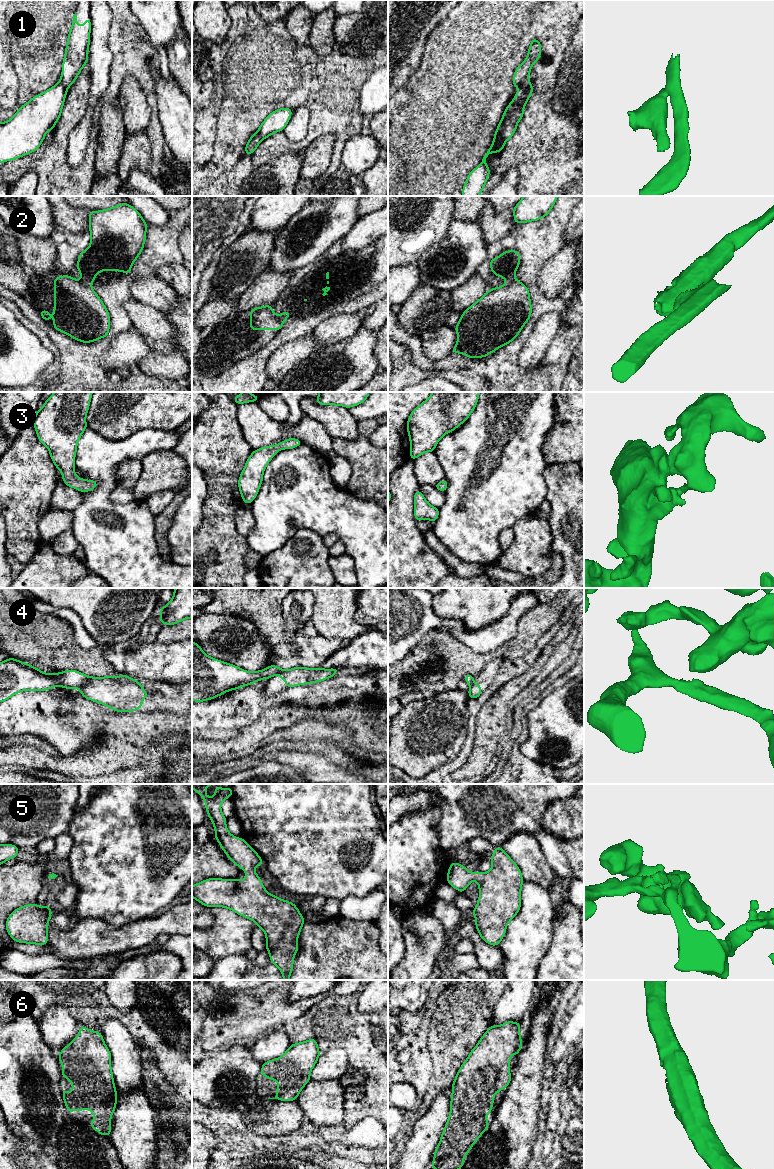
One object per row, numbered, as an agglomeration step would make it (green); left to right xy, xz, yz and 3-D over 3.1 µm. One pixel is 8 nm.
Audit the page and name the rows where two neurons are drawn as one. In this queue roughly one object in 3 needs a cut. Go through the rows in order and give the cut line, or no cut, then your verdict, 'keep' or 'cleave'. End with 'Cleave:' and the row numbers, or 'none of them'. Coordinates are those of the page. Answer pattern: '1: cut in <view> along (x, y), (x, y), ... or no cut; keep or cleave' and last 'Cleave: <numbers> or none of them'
1: cut in yz along (529, 81), (520, 88); cleave
2: cut in xy along (81, 280), (89, 285); cleave
3: no cut; keep
4: cut in xy along (91, 677), (79, 689); cleave
5: no cut; keep
6: no cut; keep
Cleave: 1, 2, 4

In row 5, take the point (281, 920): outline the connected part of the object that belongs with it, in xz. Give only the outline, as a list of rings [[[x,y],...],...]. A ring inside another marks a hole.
[[[192,784],[194,789],[205,801],[208,817],[215,829],[215,839],[229,859],[240,869],[246,872],[243,881],[239,879],[210,878],[192,886],[192,897],[206,907],[224,907],[233,910],[238,915],[246,917],[265,932],[266,950],[270,955],[270,962],[275,964],[282,972],[283,980],[290,980],[293,970],[294,955],[298,952],[298,936],[305,923],[299,909],[292,902],[278,898],[268,893],[261,879],[253,870],[254,867],[263,865],[262,858],[243,839],[233,836],[226,827],[226,817],[221,812],[221,803],[232,797],[232,787],[220,788],[215,784]],[[214,785],[215,795],[208,798],[206,787]]]

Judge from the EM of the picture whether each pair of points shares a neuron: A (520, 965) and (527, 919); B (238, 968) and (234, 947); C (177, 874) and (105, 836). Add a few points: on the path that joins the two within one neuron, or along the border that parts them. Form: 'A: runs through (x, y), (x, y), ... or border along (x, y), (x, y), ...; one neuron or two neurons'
A: runs through (523, 954), (523, 946), (527, 940), (527, 930); one neuron
B: border along (245, 952), (225, 955), (215, 960); two neurons
C: runs through (159, 860), (144, 853), (137, 846), (123, 841); one neuron

